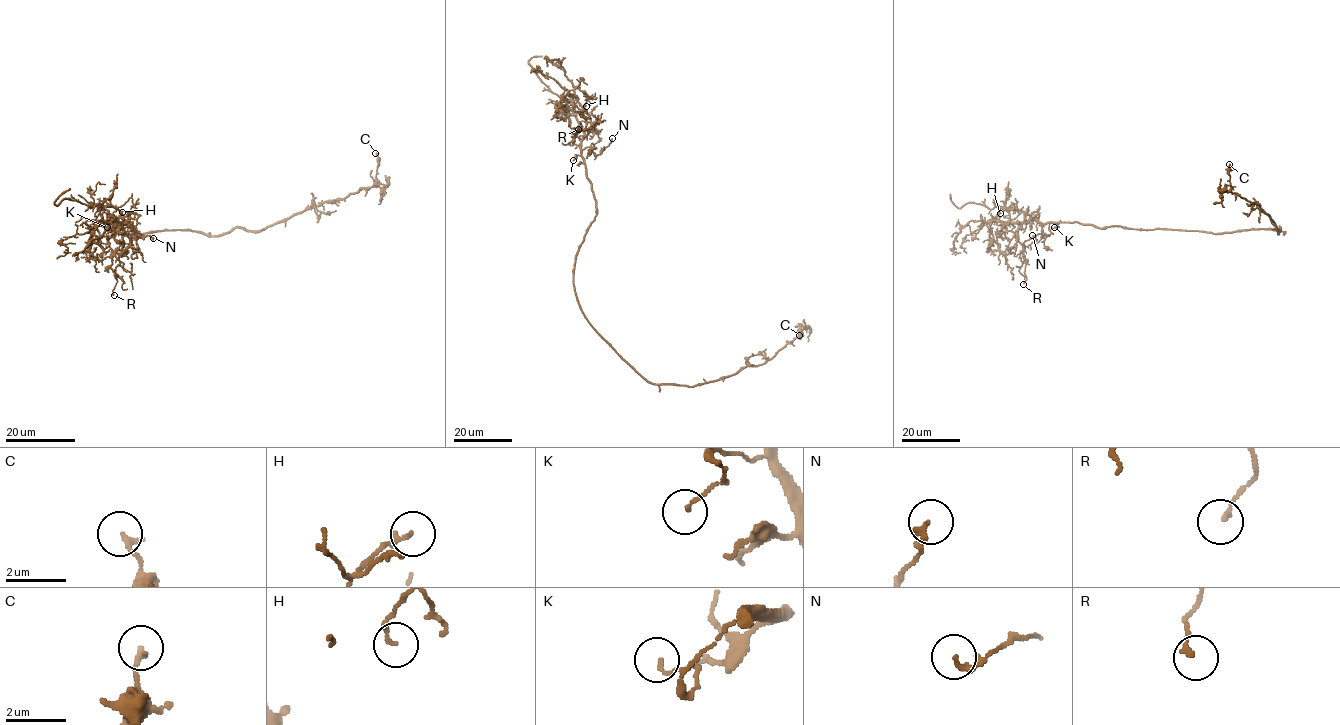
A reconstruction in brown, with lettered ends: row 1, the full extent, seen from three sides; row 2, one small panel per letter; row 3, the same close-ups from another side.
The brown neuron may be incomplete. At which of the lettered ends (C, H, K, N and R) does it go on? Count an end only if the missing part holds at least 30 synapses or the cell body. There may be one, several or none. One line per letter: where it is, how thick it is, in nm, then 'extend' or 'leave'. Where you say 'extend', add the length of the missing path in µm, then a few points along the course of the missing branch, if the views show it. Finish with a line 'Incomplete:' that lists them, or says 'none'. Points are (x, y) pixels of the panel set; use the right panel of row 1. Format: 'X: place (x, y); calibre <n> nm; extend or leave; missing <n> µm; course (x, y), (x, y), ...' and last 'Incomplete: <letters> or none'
C: place (1229, 164); calibre 180 nm; leave
H: place (1000, 213); calibre 160 nm; leave
K: place (1054, 227); calibre 100 nm; leave
N: place (1032, 235); calibre 170 nm; leave
R: place (1023, 284); calibre 140 nm; leave
Incomplete: none

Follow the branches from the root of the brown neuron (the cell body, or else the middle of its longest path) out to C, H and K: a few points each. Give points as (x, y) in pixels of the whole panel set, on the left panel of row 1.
C: (116, 232), (192, 230), (221, 236), (236, 227), (263, 230), (372, 186), (379, 163), (375, 153)
H: (116, 232), (108, 230), (134, 229), (116, 224), (121, 218), (128, 222), (108, 221), (123, 228), (122, 212)
K: (116, 232), (108, 230), (134, 227), (127, 222), (116, 222), (110, 231), (107, 227)

